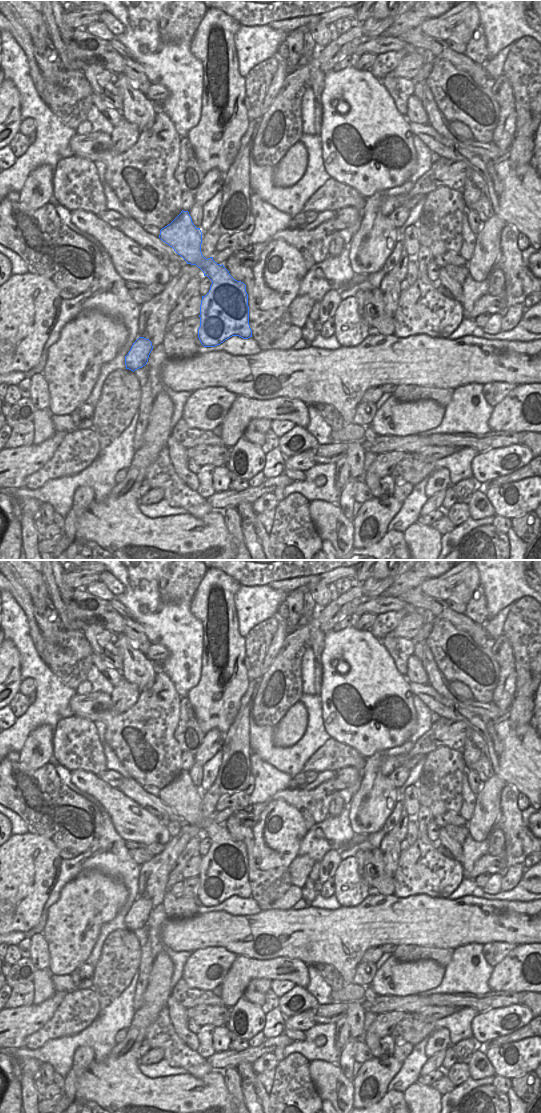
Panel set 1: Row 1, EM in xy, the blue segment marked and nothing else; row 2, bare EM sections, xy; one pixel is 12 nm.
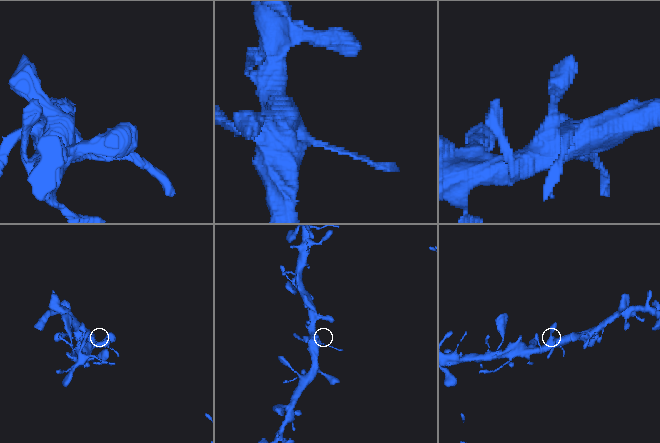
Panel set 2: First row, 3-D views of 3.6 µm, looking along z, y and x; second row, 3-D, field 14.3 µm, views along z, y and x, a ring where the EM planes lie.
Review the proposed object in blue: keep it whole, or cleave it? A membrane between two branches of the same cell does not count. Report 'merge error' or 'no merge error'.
no merge error

